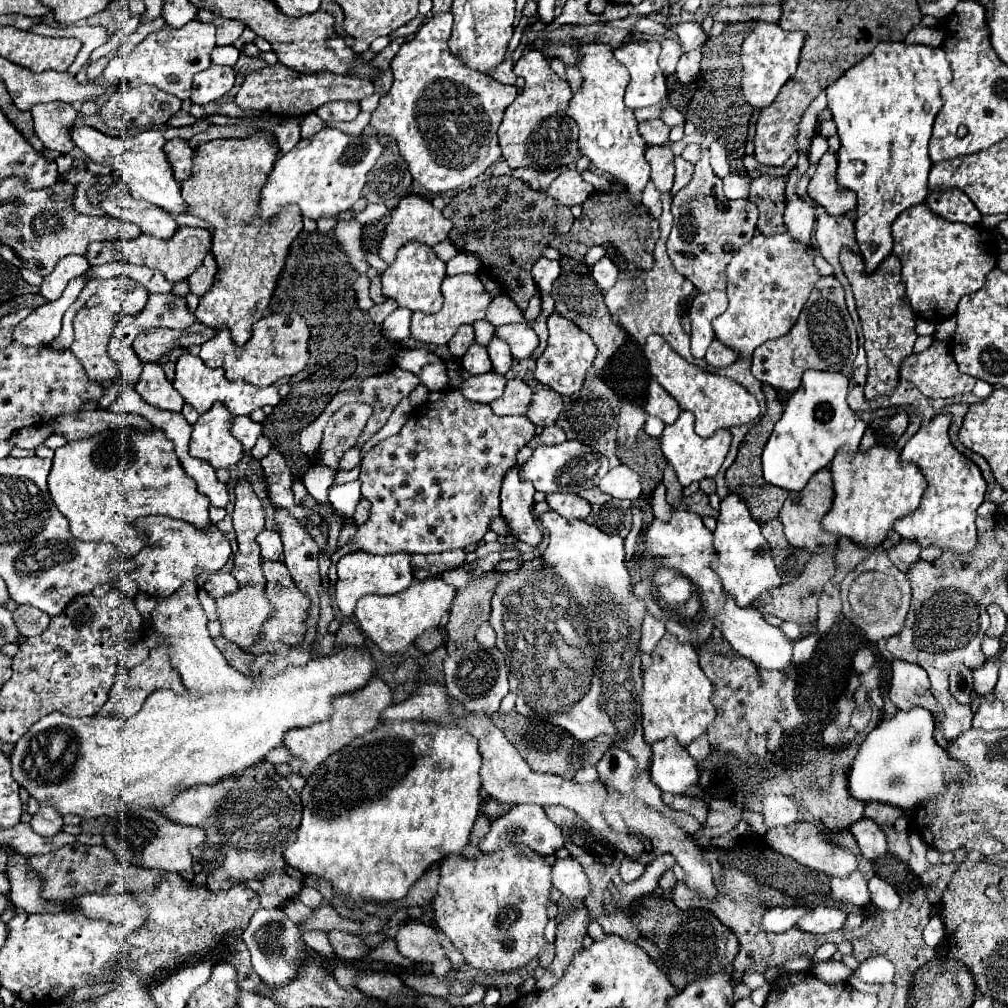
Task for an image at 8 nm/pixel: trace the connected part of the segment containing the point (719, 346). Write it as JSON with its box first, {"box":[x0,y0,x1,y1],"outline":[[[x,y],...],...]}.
{"box":[705,340,739,368],"outline":[[[713,340],[713,342],[711,342],[711,346],[709,346],[709,350],[707,350],[707,356],[705,356],[705,360],[707,360],[711,366],[715,366],[715,368],[729,366],[729,364],[733,364],[737,358],[739,358],[739,354],[735,354],[735,350],[731,350],[729,346],[725,346],[725,344],[719,342],[719,340]]]}

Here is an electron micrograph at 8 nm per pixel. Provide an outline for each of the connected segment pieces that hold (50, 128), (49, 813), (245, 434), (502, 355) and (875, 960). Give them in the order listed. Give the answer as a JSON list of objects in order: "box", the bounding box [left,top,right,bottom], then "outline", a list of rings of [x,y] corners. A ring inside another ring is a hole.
[{"box":[31,102,77,154],"outline":[[[63,102],[37,104],[31,108],[31,114],[35,122],[35,134],[45,144],[45,148],[55,150],[59,154],[71,152],[75,144],[69,138],[69,134],[77,118],[77,112],[71,104]]]},{"box":[31,806,63,836],"outline":[[[41,806],[39,812],[31,818],[31,828],[41,836],[55,836],[63,828],[63,818],[51,806]]]},{"box":[231,416,263,452],"outline":[[[235,416],[233,426],[231,426],[231,434],[243,444],[245,452],[249,452],[255,446],[257,438],[261,436],[261,430],[263,426],[253,422],[249,416]]]},{"box":[487,338,513,374],"outline":[[[493,338],[487,350],[489,350],[489,358],[493,362],[493,372],[495,374],[507,374],[511,370],[511,364],[513,364],[509,346],[505,342],[499,342],[497,338]]]},{"box":[853,956,893,984],"outline":[[[873,956],[859,964],[859,968],[853,972],[863,982],[871,984],[889,984],[893,982],[893,964],[885,956]]]}]

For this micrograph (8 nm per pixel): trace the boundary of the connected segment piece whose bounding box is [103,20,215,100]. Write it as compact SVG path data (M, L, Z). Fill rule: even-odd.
M191 20L183 28L177 28L177 30L163 26L161 30L151 32L131 52L117 54L109 62L109 66L103 70L103 78L107 84L121 86L121 88L129 88L129 86L135 88L141 84L151 84L167 94L177 96L179 100L185 100L191 94L193 76L211 66L209 54L213 48L215 48L215 26L213 24Z

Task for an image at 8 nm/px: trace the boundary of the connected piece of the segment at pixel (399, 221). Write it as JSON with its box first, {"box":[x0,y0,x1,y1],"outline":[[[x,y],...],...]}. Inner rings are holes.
{"box":[379,196,451,262],"outline":[[[405,196],[397,208],[391,210],[391,218],[389,218],[389,224],[385,228],[385,238],[381,242],[381,248],[379,248],[379,256],[385,260],[385,262],[393,262],[395,260],[395,254],[397,250],[411,242],[411,240],[417,240],[417,242],[423,242],[427,246],[435,246],[439,244],[441,240],[445,240],[449,236],[449,230],[451,230],[451,220],[447,220],[441,210],[437,210],[427,198],[423,196]]]}

